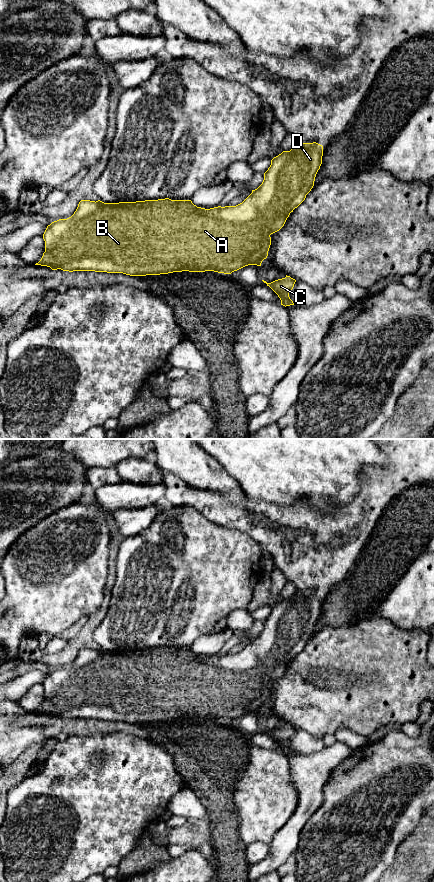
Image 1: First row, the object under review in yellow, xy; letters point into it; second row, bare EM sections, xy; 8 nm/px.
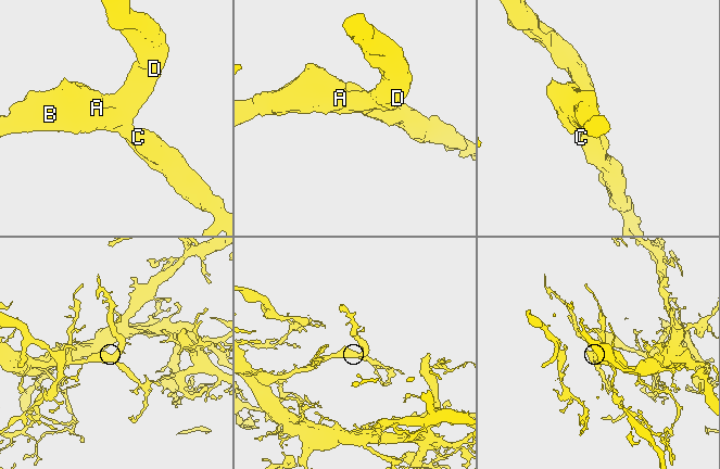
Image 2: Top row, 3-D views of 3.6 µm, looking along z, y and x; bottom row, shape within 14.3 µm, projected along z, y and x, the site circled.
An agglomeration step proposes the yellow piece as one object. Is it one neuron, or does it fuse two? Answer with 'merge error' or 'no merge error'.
no merge error

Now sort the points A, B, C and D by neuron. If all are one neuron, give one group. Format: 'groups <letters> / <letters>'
groups A B C D

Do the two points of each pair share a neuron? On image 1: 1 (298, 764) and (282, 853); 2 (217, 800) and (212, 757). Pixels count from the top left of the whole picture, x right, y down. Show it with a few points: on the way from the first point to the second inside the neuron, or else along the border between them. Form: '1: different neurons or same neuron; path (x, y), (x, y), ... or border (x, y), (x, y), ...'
1: same neuron; path (304, 786), (304, 810), (291, 831)
2: same neuron; path (215, 789), (212, 768)

